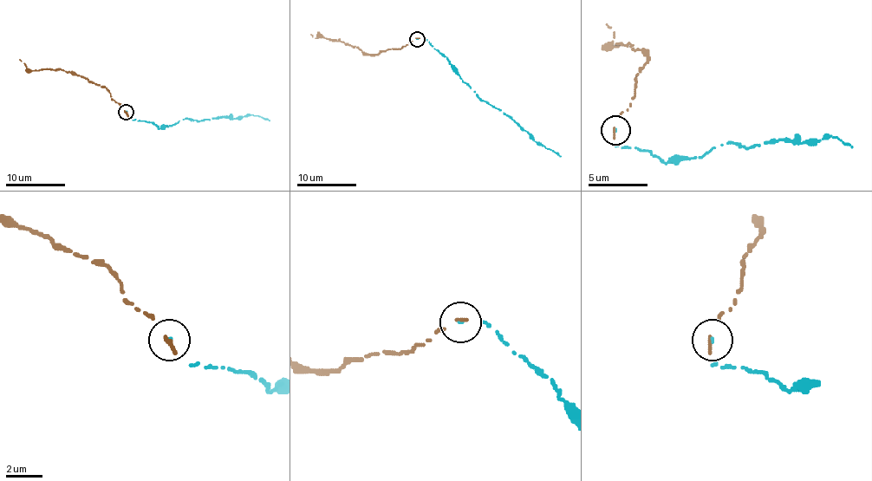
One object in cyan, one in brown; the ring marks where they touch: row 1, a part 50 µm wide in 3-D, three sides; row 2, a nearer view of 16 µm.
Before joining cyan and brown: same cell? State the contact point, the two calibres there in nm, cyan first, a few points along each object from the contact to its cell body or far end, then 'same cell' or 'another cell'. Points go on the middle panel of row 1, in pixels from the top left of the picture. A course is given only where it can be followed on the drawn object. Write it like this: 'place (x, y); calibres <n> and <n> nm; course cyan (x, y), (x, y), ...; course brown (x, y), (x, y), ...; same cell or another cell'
place (417, 39); calibres 140 and 240 nm; course cyan (417, 38), (426, 38), (443, 55), (452, 69), (480, 99), (508, 115), (533, 140), (560, 157); course brown (417, 38), (402, 48), (371, 55), (354, 46), (315, 38), (310, 34); same cell

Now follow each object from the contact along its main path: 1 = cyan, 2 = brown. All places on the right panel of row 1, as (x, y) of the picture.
1: (614, 131), (614, 146), (647, 152), (662, 163), (677, 163), (737, 142), (748, 148), (837, 136), (852, 148)
2: (614, 131), (635, 92), (639, 71), (647, 62), (647, 56), (629, 44), (612, 48), (614, 32), (606, 23)

